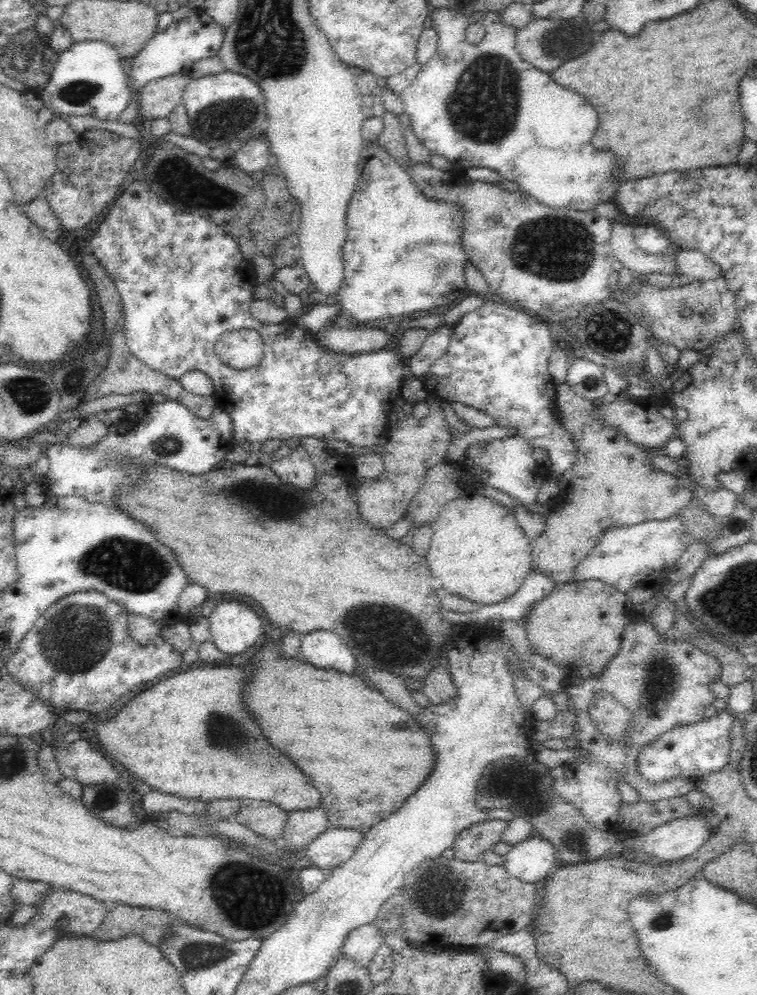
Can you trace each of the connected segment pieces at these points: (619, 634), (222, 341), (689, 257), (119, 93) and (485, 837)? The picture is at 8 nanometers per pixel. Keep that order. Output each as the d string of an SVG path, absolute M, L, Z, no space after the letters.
M588 579L555 583L552 592L544 597L522 620L530 646L578 677L590 678L602 672L620 650L629 623L624 608L626 595L605 582Z
M240 329L224 333L216 343L218 358L234 370L246 370L263 361L264 341L254 329Z
M696 249L675 251L677 269L692 281L713 281L723 278L724 271L713 259Z
M104 41L73 42L67 50L57 54L56 66L51 72L49 83L38 96L41 105L49 108L52 116L95 116L100 120L119 120L120 114L127 109L134 94L128 90L126 74L122 70L122 58L111 44Z
M492 819L464 828L451 846L453 858L464 862L478 861L484 851L502 841L502 833L508 825L508 820Z

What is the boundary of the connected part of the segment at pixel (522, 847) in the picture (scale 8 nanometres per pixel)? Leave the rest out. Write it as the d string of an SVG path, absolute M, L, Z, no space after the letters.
M537 833L513 844L504 857L507 873L525 883L546 879L557 867L554 845Z

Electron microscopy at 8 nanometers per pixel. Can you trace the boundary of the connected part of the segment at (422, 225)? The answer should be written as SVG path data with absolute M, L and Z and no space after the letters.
M378 141L370 142L362 149L358 182L347 210L347 239L343 246L344 281L337 300L341 317L351 324L378 319L396 320L416 310L454 305L467 293L464 286L467 254L461 239L463 218L460 205L426 196Z

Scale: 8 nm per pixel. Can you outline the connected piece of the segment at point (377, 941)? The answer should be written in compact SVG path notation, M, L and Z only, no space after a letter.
M370 923L359 926L347 936L341 955L350 958L370 972L370 964L382 945L383 933L374 923Z

